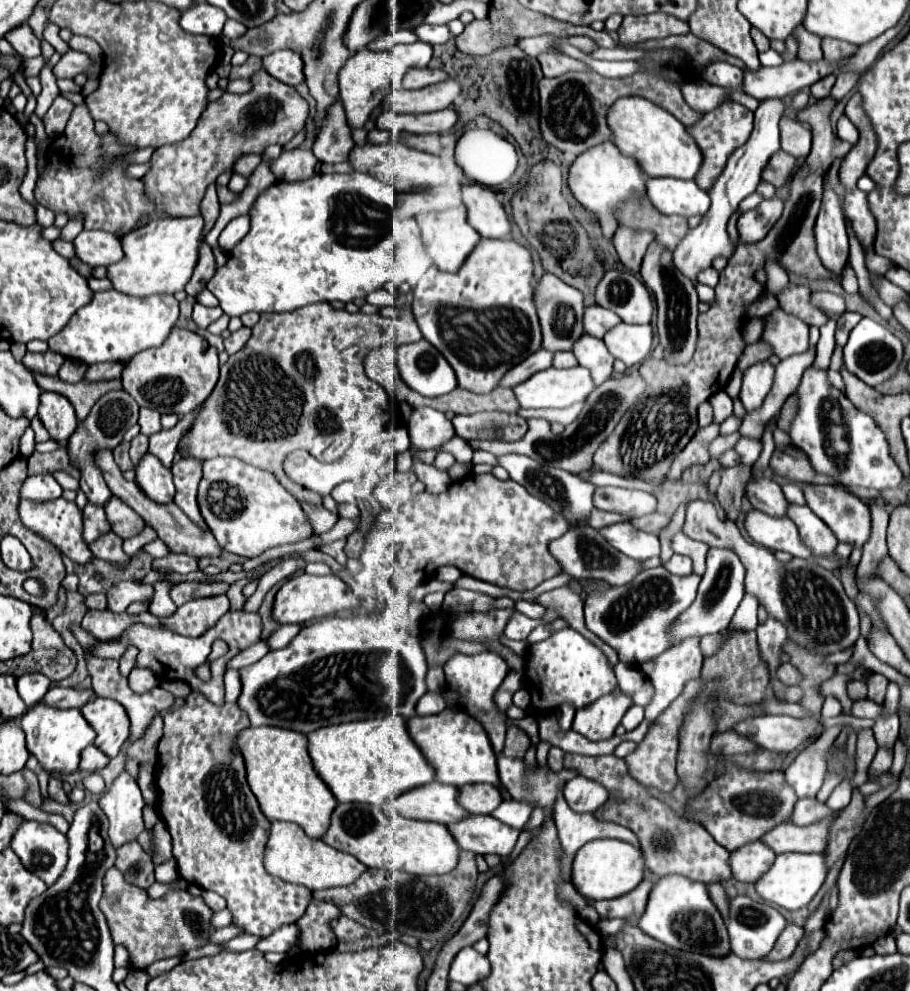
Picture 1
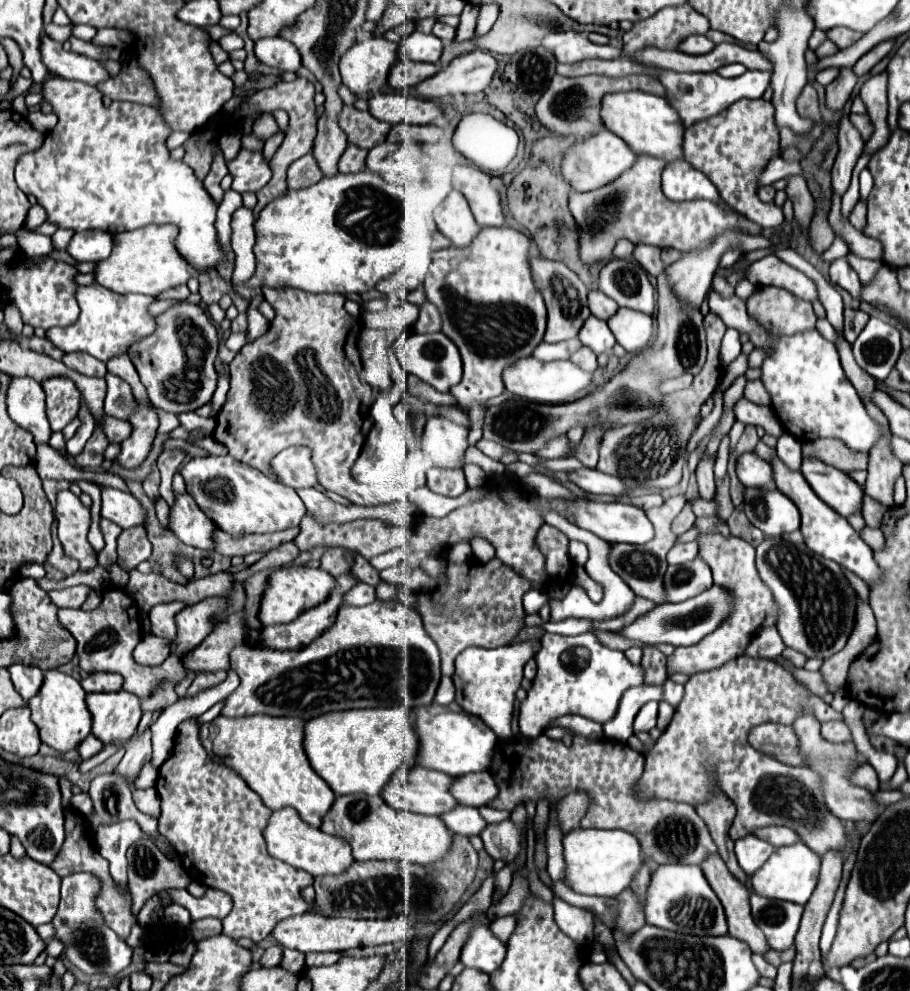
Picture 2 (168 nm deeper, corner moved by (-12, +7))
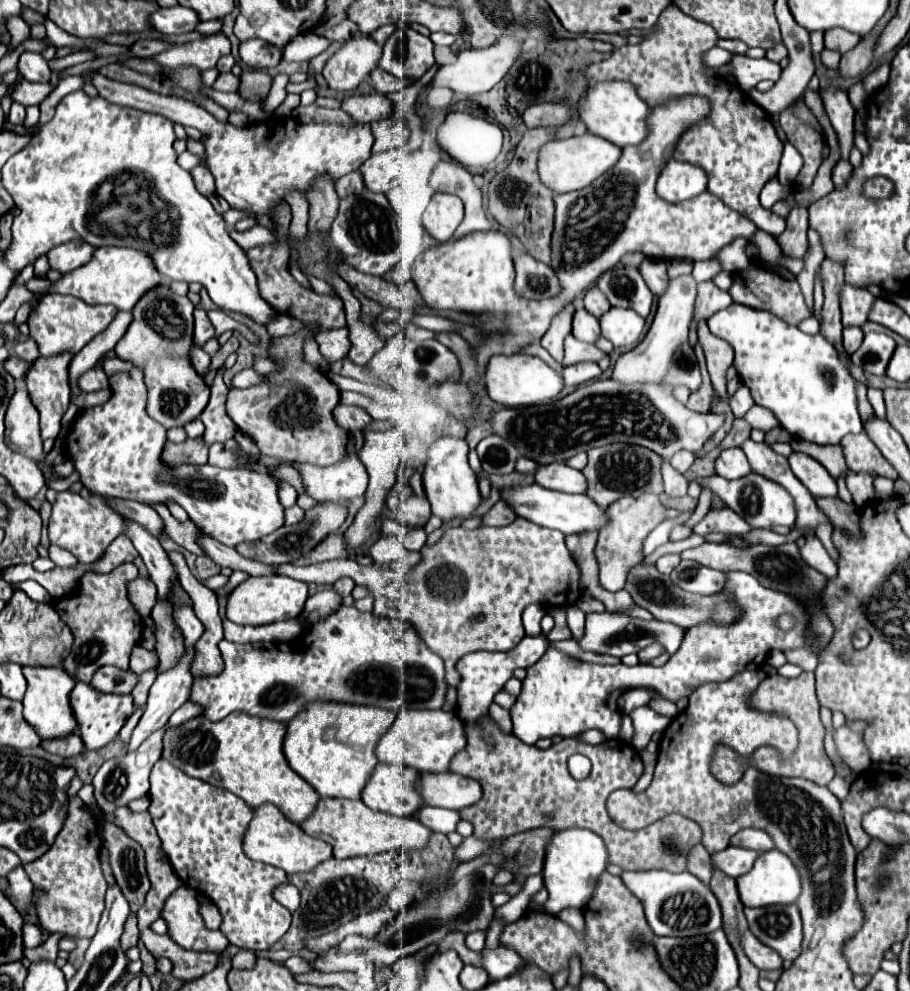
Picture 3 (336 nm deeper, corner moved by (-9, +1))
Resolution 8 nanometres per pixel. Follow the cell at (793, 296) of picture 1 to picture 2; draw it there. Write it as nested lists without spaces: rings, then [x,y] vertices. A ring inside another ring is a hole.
[[[774,254],[752,262],[746,268],[746,278],[754,286],[778,286],[778,288],[790,290],[794,296],[800,296],[810,302],[814,298],[818,298],[814,282],[800,270],[796,270],[790,264],[776,258]]]

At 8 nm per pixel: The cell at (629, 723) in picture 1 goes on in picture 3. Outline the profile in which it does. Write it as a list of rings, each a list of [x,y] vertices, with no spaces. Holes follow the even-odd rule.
[[[641,706],[641,708],[635,708],[631,714],[631,720],[633,720],[633,728],[635,728],[635,734],[633,734],[633,748],[635,750],[643,750],[647,746],[647,742],[651,740],[651,736],[655,732],[663,732],[667,728],[667,724],[671,722],[669,718],[653,712],[649,706]]]

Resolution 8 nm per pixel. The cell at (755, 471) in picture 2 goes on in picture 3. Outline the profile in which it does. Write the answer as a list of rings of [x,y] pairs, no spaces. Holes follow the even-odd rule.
[[[741,448],[723,450],[721,456],[717,458],[715,468],[717,468],[717,474],[721,474],[727,480],[737,480],[737,478],[743,478],[745,474],[751,472],[751,466],[749,466],[745,452]]]

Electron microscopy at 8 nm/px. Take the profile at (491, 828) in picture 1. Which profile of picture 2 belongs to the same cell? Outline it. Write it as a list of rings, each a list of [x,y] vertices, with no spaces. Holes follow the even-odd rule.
[[[458,804],[450,812],[440,814],[440,818],[448,826],[450,832],[462,834],[462,836],[478,836],[482,832],[482,828],[486,826],[482,816],[478,814],[478,808],[472,808],[472,806]]]

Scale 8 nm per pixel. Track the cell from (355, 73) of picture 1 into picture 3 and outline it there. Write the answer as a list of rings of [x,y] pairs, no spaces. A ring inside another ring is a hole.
[[[371,38],[349,40],[323,68],[323,76],[333,90],[355,90],[377,68],[381,46]]]

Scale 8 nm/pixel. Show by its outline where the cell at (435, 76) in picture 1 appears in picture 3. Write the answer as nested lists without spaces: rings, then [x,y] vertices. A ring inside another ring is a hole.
[[[375,68],[371,72],[371,86],[379,92],[379,94],[391,94],[391,92],[397,92],[397,90],[403,90],[407,84],[411,84],[411,80],[399,80],[399,78],[393,78],[393,74],[381,70],[381,68]]]

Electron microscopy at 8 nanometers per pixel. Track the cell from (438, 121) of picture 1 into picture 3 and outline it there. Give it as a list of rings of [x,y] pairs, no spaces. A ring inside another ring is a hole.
[[[381,94],[351,96],[343,102],[341,108],[361,124],[379,122],[381,118],[389,118],[389,114],[393,114],[393,102]]]

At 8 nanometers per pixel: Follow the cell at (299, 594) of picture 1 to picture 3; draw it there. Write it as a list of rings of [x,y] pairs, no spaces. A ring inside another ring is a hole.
[[[251,576],[241,582],[229,596],[227,618],[235,624],[263,626],[265,622],[281,622],[281,618],[297,618],[309,598],[309,586],[289,576]]]

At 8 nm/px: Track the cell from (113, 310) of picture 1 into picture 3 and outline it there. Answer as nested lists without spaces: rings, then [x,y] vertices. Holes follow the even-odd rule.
[[[49,294],[43,296],[27,320],[31,338],[37,342],[41,356],[57,356],[57,354],[71,354],[75,356],[81,352],[83,346],[87,346],[97,334],[101,334],[117,316],[115,306],[103,306],[103,304],[87,304],[81,298],[65,296],[65,294]]]

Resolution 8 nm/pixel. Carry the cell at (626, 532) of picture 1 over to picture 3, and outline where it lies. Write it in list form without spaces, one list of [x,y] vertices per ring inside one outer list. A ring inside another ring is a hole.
[[[539,484],[531,486],[513,486],[507,490],[505,500],[515,506],[515,512],[521,518],[527,518],[539,526],[559,530],[563,534],[585,534],[585,532],[601,532],[609,524],[607,510],[597,506],[597,502],[589,500],[585,494],[565,494],[557,490],[543,488]]]

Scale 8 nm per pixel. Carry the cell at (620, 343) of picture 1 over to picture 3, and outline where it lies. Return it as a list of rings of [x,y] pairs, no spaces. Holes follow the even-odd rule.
[[[611,308],[601,318],[601,334],[613,342],[615,348],[635,348],[643,340],[645,320],[627,308]]]

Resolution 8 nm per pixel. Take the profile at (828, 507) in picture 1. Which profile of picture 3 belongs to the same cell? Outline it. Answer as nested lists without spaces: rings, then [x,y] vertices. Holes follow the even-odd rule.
[[[793,452],[789,456],[789,464],[793,474],[803,482],[803,486],[815,496],[815,498],[837,498],[837,482],[831,478],[831,474],[811,456]]]

